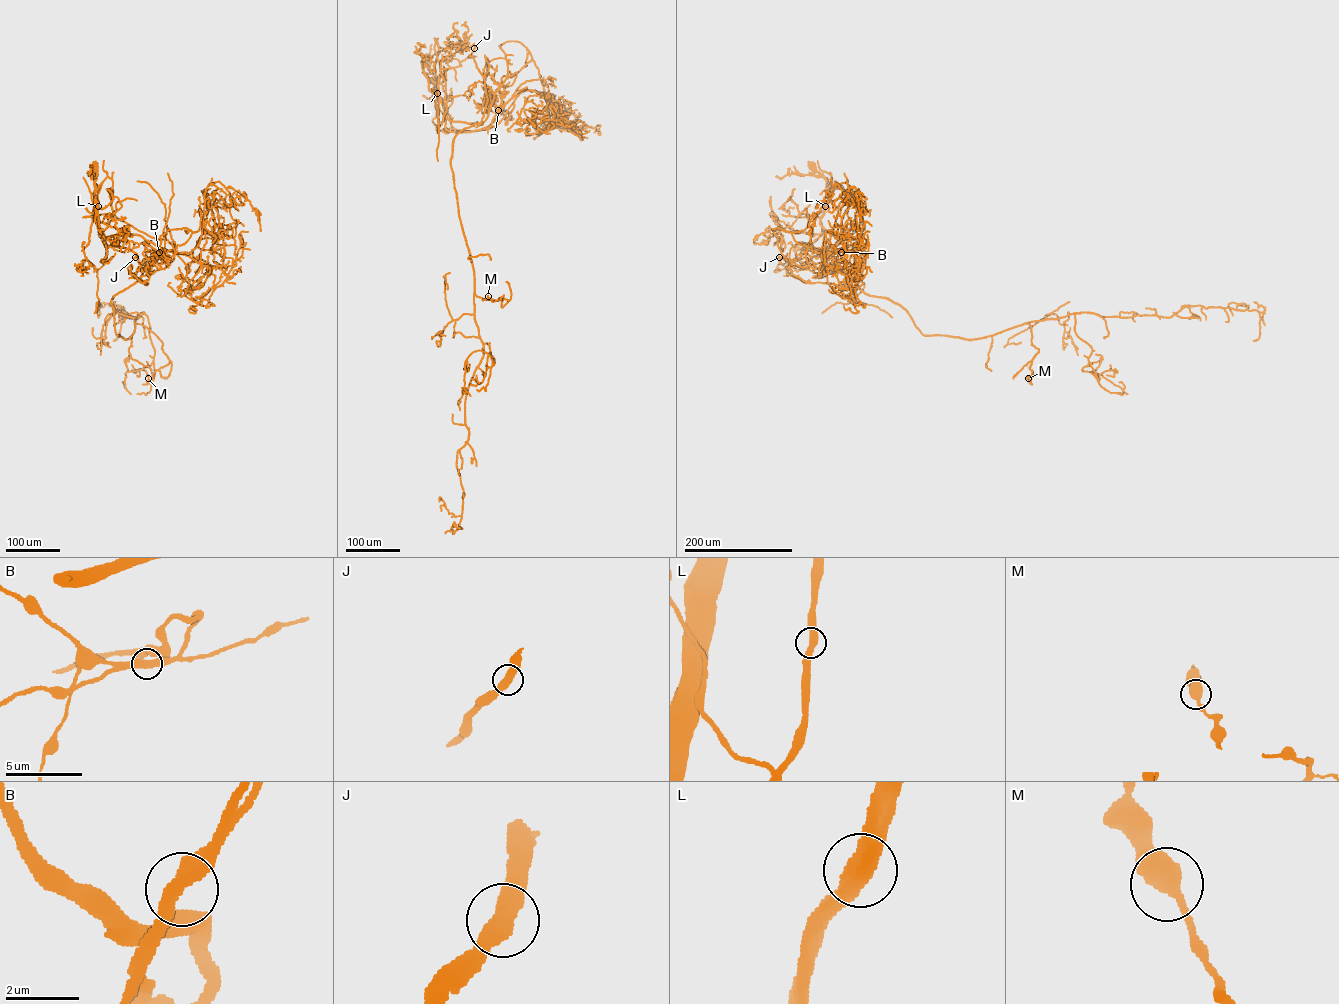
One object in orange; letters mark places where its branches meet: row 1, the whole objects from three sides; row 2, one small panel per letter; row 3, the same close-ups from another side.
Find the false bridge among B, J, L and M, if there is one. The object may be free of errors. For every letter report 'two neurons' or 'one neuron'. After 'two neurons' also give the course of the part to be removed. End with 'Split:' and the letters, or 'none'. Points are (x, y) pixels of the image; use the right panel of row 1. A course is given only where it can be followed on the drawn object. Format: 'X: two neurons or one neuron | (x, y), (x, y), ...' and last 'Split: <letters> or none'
B: two neurons | (841, 252), (832, 253), (796, 244), (790, 250), (791, 265)
J: one neuron
L: one neuron
M: one neuron
Split: B

